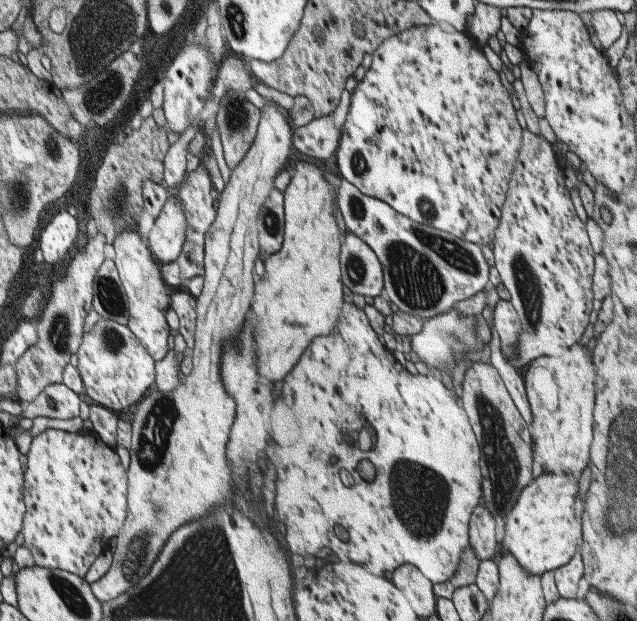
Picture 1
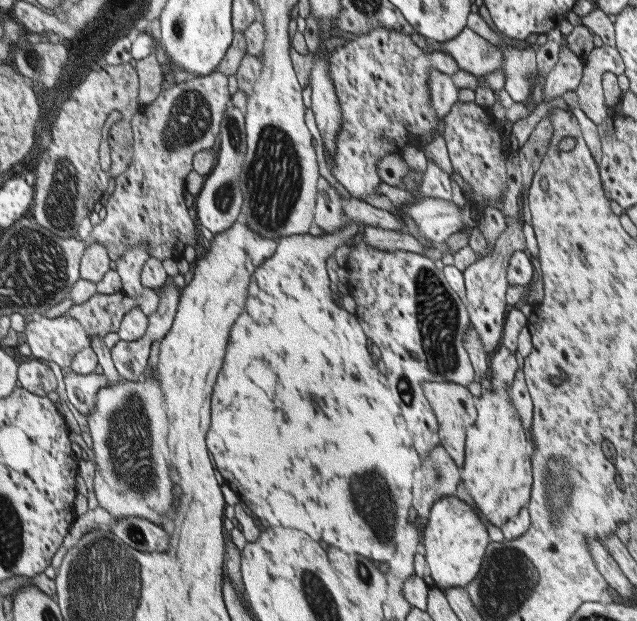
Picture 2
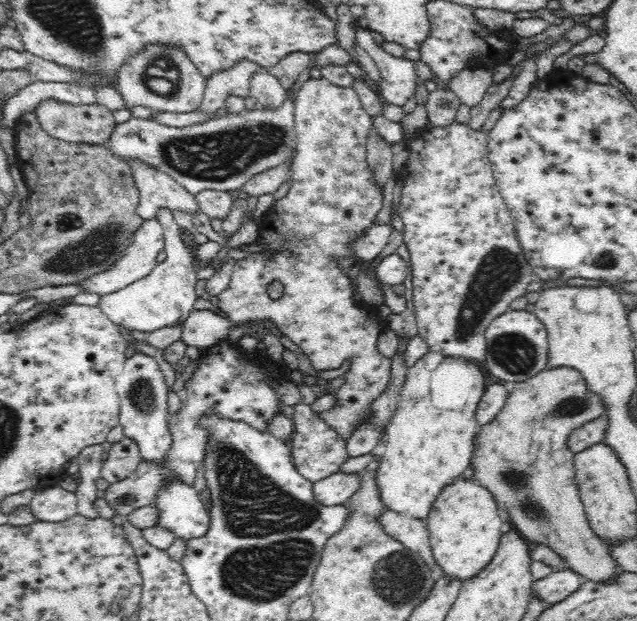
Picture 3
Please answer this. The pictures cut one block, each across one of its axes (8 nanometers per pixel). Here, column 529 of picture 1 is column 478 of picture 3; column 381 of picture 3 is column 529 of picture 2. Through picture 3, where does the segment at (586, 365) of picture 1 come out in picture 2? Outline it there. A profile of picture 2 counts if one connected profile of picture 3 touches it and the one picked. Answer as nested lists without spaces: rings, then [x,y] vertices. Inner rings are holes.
[[[495,379],[492,381],[491,388],[482,389],[481,395],[473,401],[476,418],[471,427],[465,428],[465,447],[463,447],[465,456],[462,466],[458,468],[458,476],[463,482],[465,492],[469,494],[469,498],[473,502],[473,508],[479,510],[479,516],[483,516],[483,520],[487,520],[489,524],[497,527],[503,526],[507,520],[513,518],[523,507],[527,506],[534,484],[532,464],[521,462],[521,460],[529,458],[529,448],[527,448],[527,442],[525,442],[515,408],[508,400],[507,388],[507,384]]]

